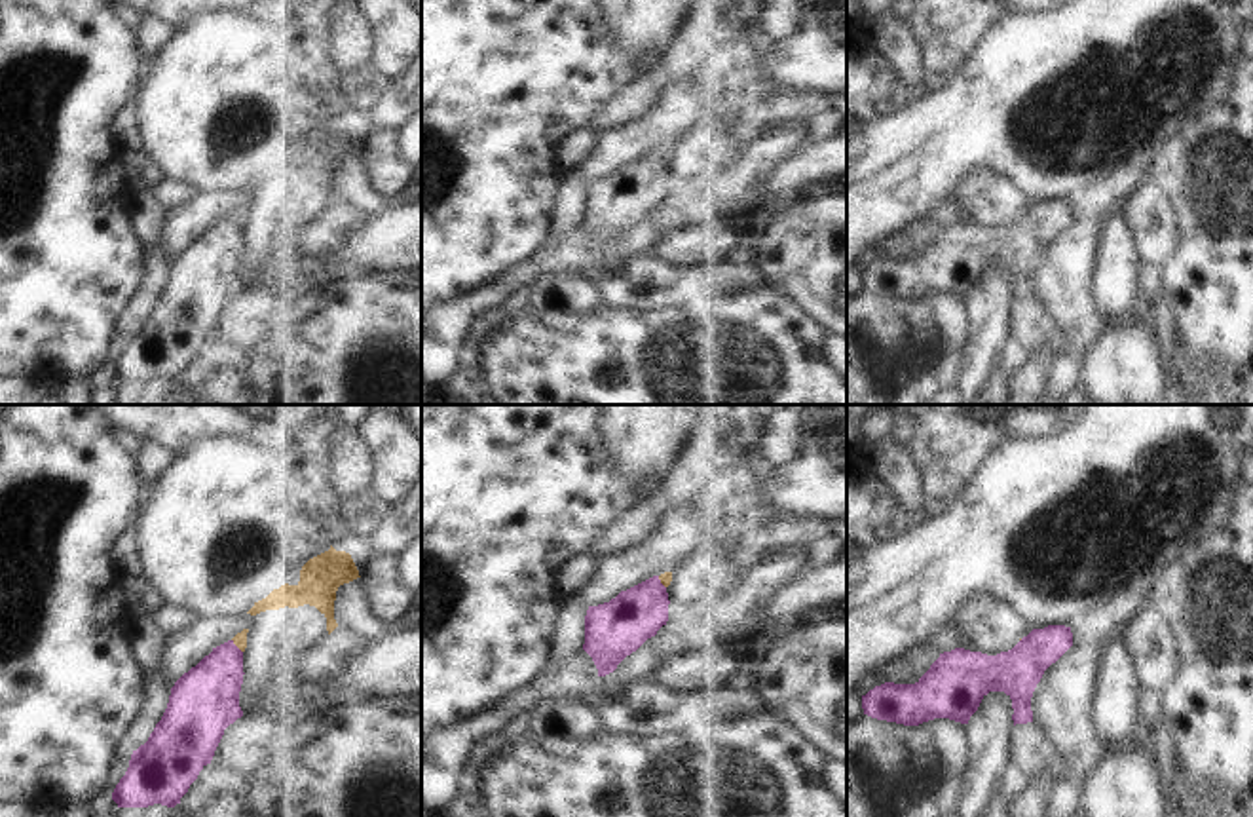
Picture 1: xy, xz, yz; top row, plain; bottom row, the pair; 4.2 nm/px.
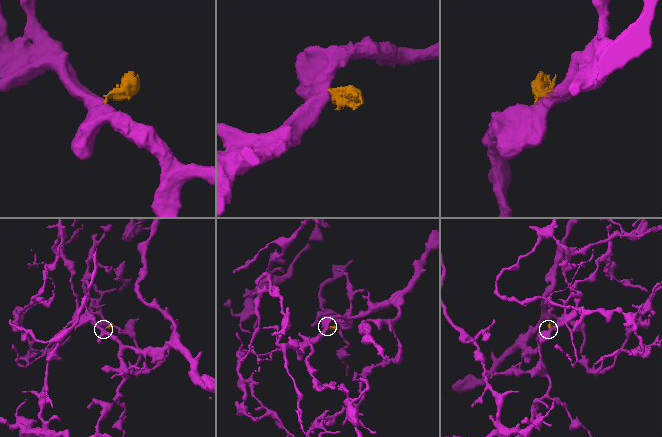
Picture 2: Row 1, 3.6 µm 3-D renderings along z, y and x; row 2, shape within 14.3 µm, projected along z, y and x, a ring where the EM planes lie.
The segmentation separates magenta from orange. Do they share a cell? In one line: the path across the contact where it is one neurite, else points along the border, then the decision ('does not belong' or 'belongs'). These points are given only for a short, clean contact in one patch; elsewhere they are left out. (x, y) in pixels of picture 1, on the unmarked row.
border along xy (232, 213), (242, 227); does not belong

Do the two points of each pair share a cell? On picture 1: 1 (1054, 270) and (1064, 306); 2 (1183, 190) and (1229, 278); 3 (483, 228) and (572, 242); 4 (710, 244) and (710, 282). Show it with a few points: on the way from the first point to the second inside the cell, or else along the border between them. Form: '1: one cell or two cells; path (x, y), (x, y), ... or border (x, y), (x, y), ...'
1: one cell; path (1062, 280), (1064, 297)
2: one cell; path (1204, 211), (1229, 236), (1229, 257)
3: two cells; border (543, 246), (505, 270)
4: two cells; border (745, 255), (690, 266), (665, 263)

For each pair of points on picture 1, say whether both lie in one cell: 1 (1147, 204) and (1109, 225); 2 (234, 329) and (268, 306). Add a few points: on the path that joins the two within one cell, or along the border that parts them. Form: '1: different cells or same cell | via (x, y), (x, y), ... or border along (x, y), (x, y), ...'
1: different cells | border along (1121, 204), (1130, 238), (1141, 259)
2: same cell | via (242, 323), (261, 310)

